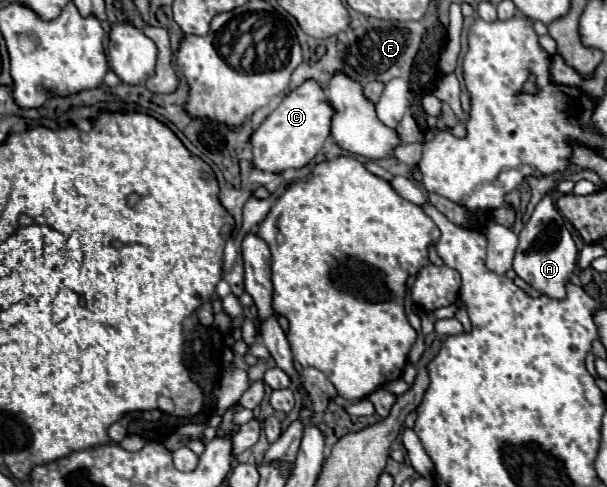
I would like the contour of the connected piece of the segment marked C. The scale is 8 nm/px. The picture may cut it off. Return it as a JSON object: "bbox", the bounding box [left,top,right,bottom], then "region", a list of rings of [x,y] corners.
{"bbox":[252,80,332,172],"region":[[[308,80],[292,90],[276,110],[252,132],[252,166],[262,172],[284,172],[290,168],[304,168],[322,150],[324,140],[330,134],[332,106],[326,102],[324,90]]]}

